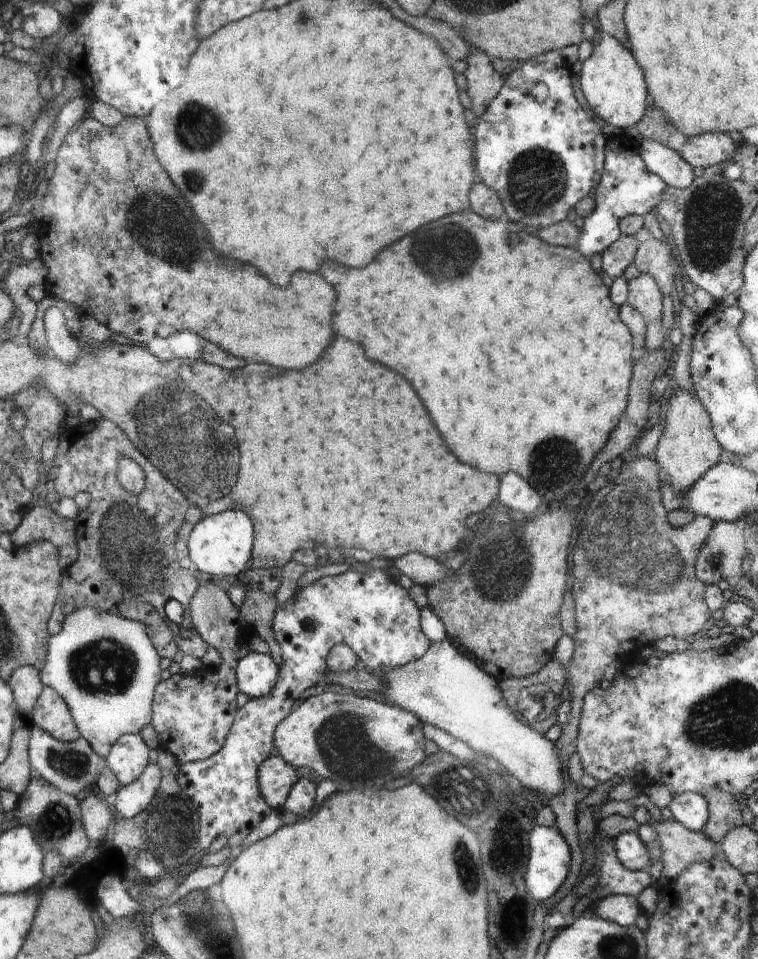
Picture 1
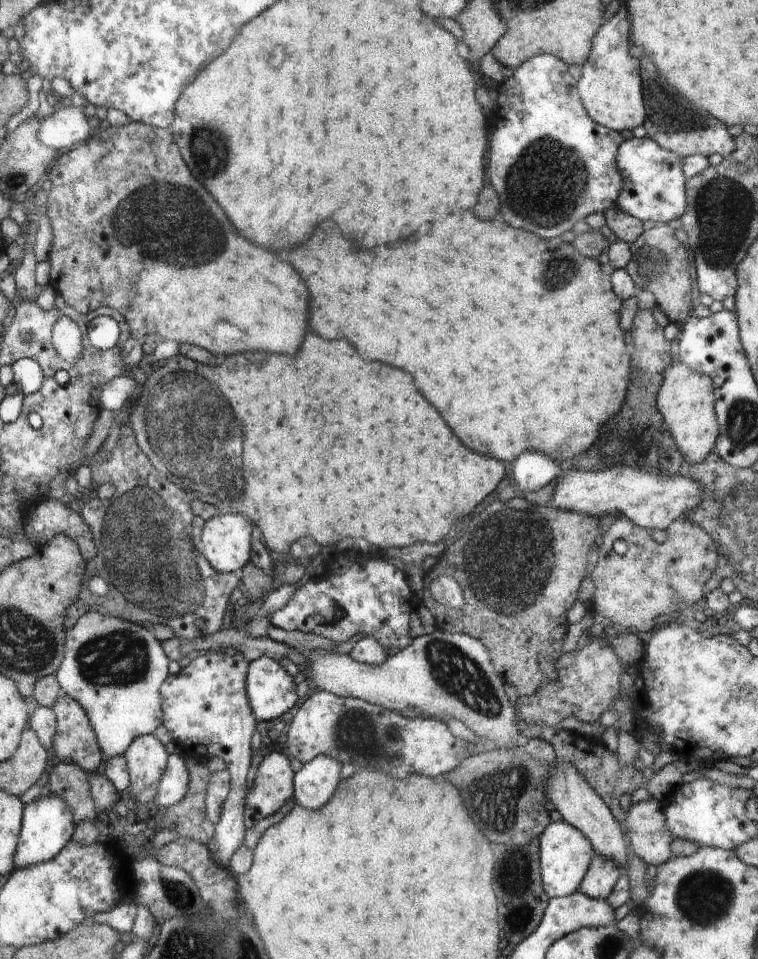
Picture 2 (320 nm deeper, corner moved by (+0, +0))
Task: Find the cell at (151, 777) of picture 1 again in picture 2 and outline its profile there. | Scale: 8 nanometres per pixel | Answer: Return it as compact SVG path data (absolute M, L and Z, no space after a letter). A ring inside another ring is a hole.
M170 754L167 771L163 773L163 779L156 788L156 808L178 804L188 792L188 782L190 778L184 760L178 754Z

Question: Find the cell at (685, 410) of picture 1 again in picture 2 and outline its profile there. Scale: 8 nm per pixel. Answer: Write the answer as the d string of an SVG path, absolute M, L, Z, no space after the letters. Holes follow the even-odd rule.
M677 361L664 372L664 385L660 388L659 410L670 430L680 456L688 464L704 462L713 451L719 439L719 422L715 414L715 386L706 374L692 372L686 364Z

